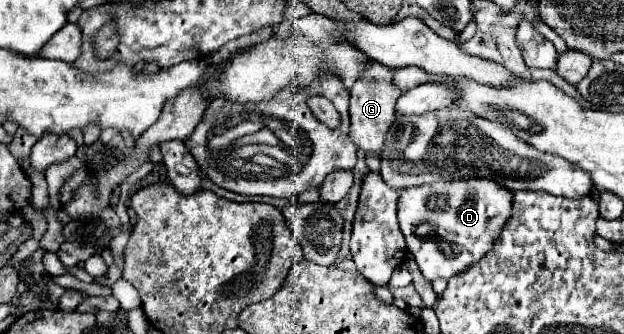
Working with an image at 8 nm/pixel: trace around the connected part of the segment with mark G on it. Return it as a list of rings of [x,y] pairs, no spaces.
[[[373,64],[371,72],[363,76],[363,80],[357,80],[351,88],[351,106],[349,106],[349,116],[351,116],[351,128],[349,128],[349,138],[353,144],[363,150],[363,152],[375,152],[381,156],[385,136],[395,122],[395,96],[399,96],[397,88],[391,88],[391,74],[387,72],[385,66]]]

